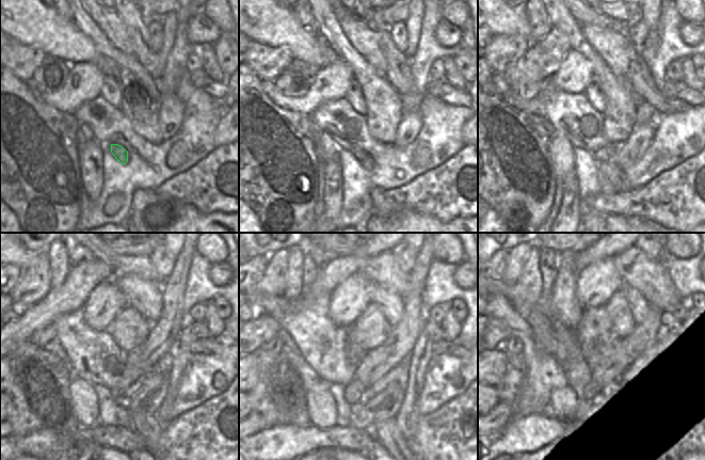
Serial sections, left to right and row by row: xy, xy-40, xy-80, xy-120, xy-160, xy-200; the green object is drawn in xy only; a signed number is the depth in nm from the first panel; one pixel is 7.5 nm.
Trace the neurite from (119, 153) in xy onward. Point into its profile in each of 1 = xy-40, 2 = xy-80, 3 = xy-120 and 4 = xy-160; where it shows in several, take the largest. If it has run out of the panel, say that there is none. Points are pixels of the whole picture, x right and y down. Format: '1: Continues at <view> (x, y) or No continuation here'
1: Continues at xy-40 (361, 156)
2: Continues at xy-80 (614, 175)
3: Continues at xy-120 (146, 426)
4: Continues at xy-160 (386, 432).

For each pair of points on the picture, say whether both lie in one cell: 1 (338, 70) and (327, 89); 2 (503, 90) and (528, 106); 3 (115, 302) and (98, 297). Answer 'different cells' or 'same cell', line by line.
1: same cell
2: same cell
3: same cell

